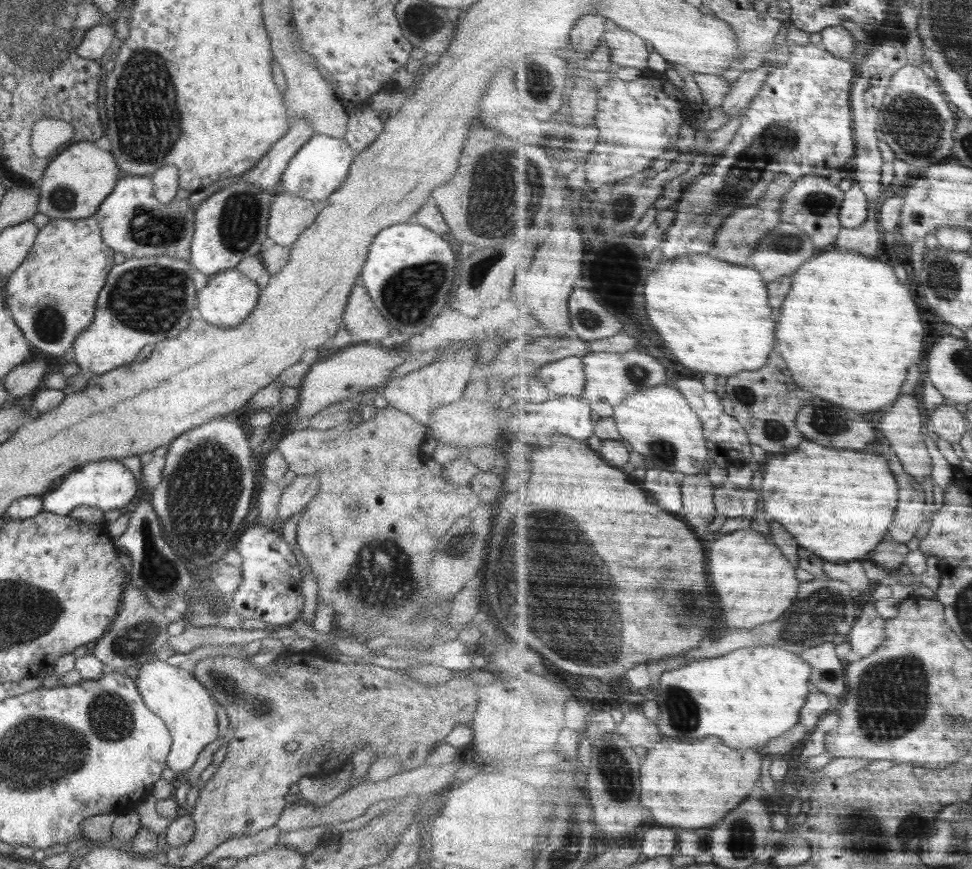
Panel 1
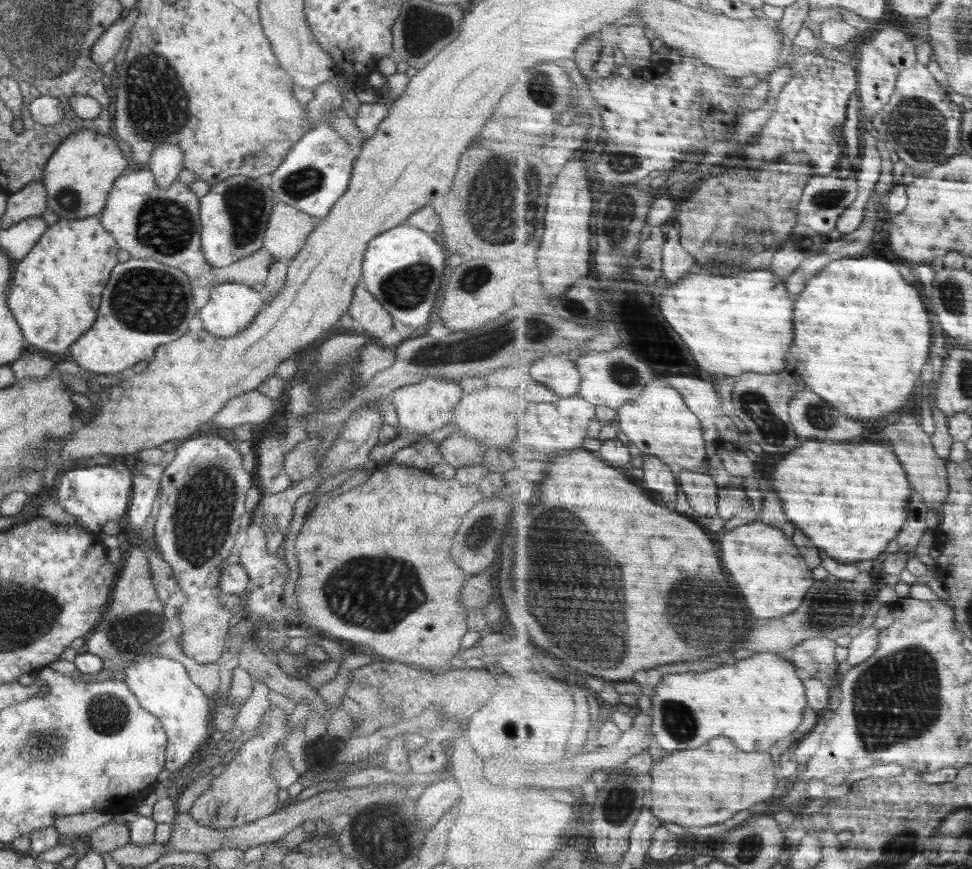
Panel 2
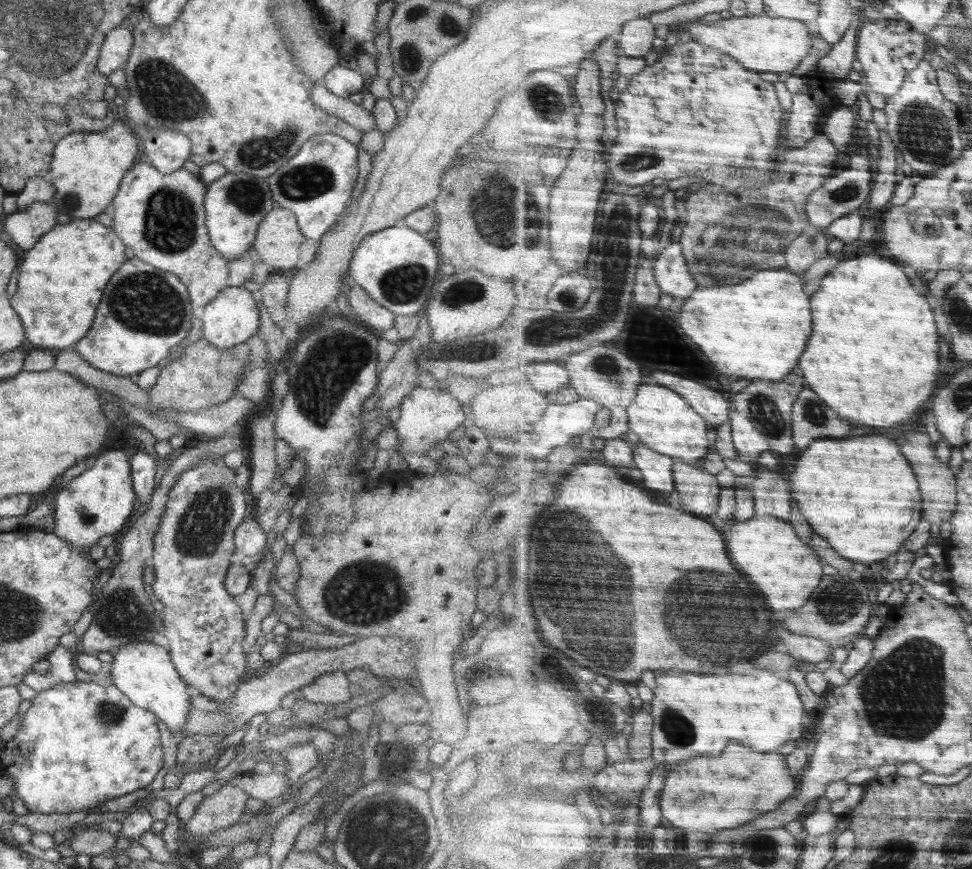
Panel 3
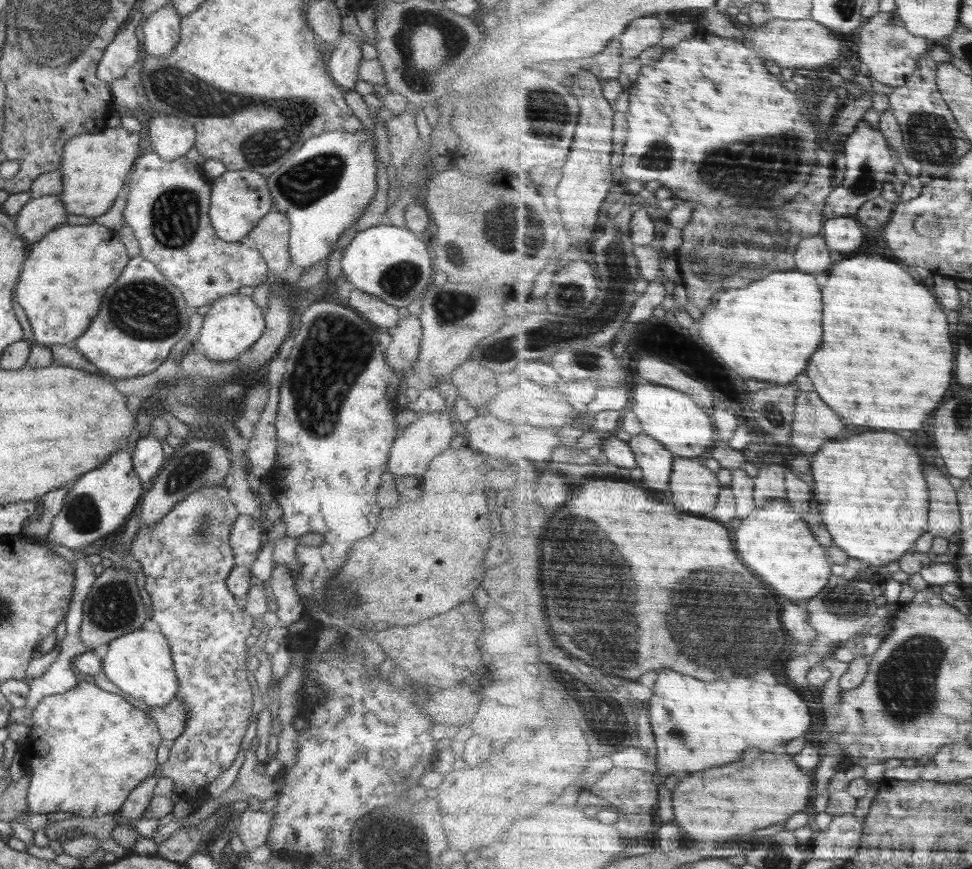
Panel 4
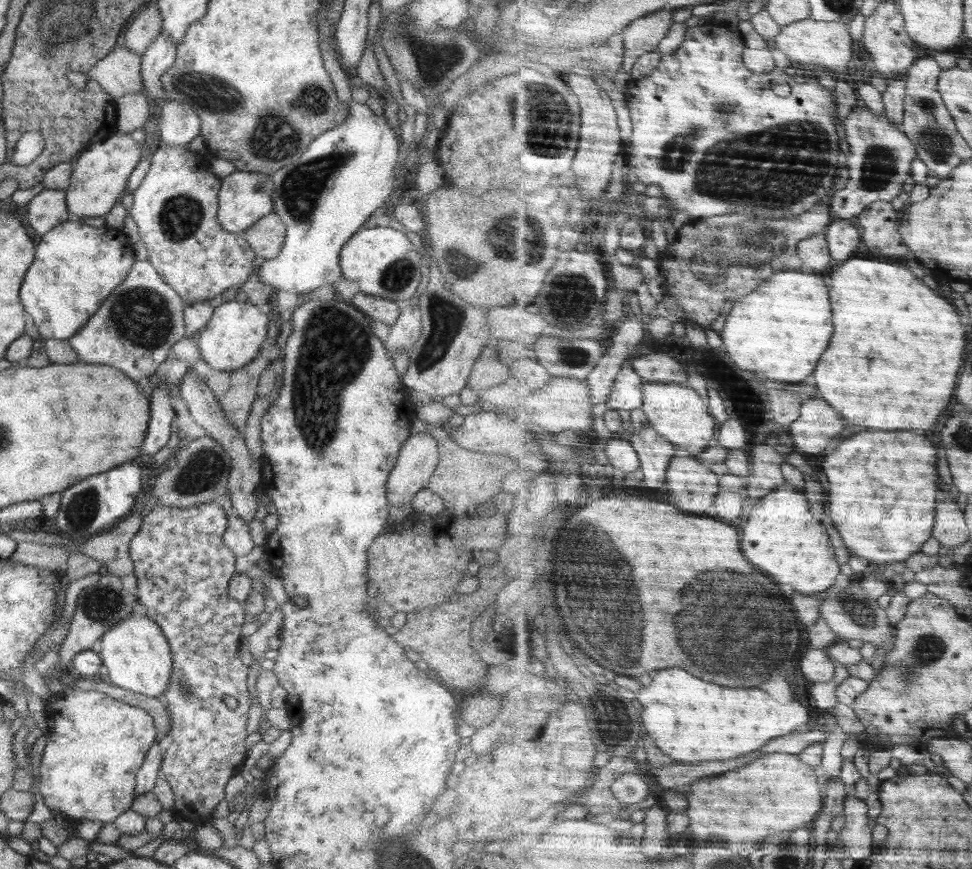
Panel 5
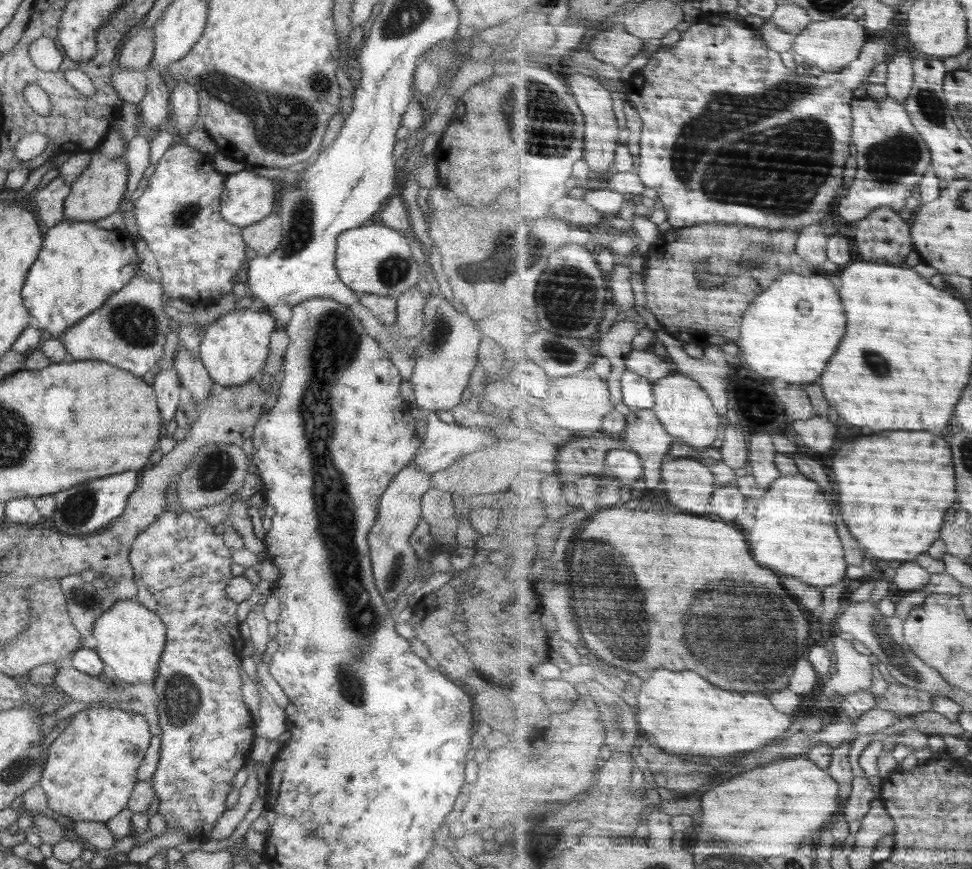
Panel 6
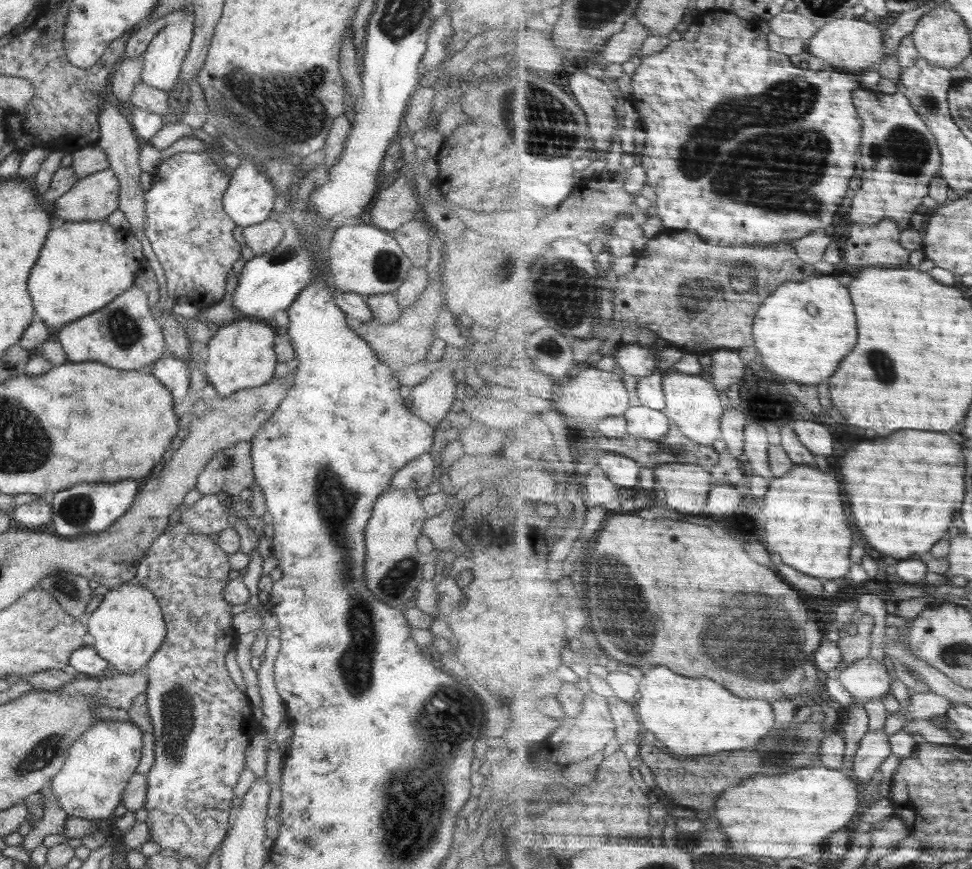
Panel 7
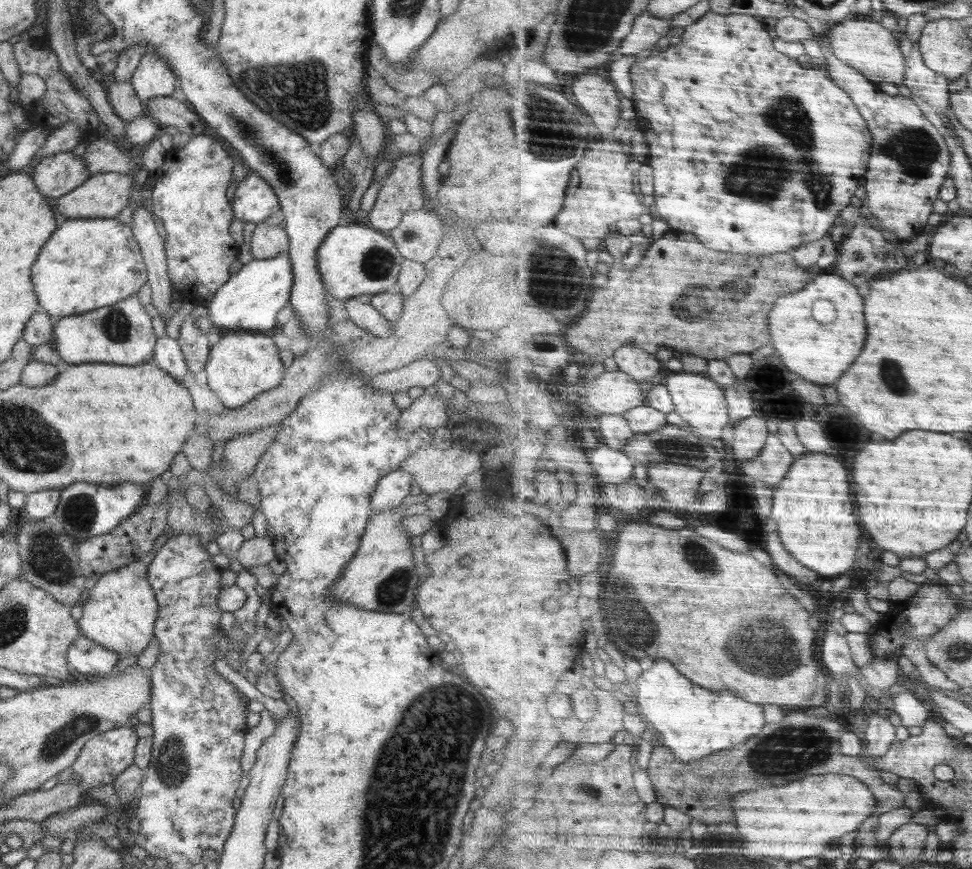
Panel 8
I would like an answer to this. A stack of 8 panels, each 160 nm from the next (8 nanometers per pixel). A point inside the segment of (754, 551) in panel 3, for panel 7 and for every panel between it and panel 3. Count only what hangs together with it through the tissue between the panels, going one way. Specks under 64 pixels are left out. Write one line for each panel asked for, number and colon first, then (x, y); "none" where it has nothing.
4: (772, 541)
5: (783, 537)
6: (797, 535)
7: (808, 526)

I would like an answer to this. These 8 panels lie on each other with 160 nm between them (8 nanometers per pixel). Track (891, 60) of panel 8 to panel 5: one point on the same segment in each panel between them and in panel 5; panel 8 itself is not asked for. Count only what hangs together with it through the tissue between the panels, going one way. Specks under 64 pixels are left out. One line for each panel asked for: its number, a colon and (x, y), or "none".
5: (829, 44)
6: (833, 45)
7: (852, 44)

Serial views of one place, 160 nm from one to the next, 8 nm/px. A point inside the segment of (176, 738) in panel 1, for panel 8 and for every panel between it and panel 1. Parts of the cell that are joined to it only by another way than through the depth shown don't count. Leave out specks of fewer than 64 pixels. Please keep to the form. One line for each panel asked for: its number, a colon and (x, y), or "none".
2: (162, 685)
3: (143, 671)
4: (140, 663)
5: (137, 654)
6: (130, 638)
7: (128, 627)
8: (120, 613)

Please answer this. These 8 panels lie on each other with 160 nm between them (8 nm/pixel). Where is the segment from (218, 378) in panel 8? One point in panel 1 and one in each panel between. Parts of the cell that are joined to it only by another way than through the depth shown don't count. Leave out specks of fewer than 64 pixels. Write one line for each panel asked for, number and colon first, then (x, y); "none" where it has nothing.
1: (229, 298)
2: (231, 307)
3: (232, 317)
4: (233, 323)
5: (232, 338)
6: (233, 348)
7: (241, 355)

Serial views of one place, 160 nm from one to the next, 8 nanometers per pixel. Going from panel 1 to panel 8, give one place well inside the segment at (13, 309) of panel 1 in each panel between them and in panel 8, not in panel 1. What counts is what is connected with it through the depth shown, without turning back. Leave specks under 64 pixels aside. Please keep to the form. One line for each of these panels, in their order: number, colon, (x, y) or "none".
2: (54, 295)
3: (61, 279)
4: (70, 268)
5: (76, 266)
6: (80, 266)
7: (83, 266)
8: (88, 263)

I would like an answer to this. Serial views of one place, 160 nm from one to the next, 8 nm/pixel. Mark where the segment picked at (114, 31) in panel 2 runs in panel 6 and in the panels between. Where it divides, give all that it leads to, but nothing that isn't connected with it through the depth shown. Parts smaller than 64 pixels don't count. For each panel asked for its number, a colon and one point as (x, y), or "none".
3: (115, 49)
4: (122, 53)
5: (119, 73)
6: (131, 85)

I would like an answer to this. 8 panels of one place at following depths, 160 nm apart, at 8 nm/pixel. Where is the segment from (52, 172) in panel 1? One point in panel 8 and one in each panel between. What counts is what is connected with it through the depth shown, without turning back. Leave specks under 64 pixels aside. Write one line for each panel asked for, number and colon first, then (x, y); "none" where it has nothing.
2: (78, 176)
3: (87, 167)
4: (95, 167)
5: (101, 173)
6: (97, 192)
7: (94, 197)
8: (104, 195)

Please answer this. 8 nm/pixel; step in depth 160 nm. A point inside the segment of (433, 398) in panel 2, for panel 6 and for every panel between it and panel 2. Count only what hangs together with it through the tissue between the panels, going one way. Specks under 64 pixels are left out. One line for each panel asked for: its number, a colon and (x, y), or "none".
3: (427, 416)
4: (419, 442)
5: (418, 458)
6: (394, 562)

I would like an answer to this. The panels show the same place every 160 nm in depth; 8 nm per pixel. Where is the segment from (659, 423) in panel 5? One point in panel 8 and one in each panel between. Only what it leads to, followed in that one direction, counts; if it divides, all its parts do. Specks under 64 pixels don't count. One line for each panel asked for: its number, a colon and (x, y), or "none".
6: (687, 410)
7: (694, 404)
8: (700, 401)

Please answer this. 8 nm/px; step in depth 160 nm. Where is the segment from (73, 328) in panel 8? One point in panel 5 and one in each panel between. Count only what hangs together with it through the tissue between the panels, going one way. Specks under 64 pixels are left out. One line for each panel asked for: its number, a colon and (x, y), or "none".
5: (135, 330)
6: (134, 316)
7: (124, 334)

